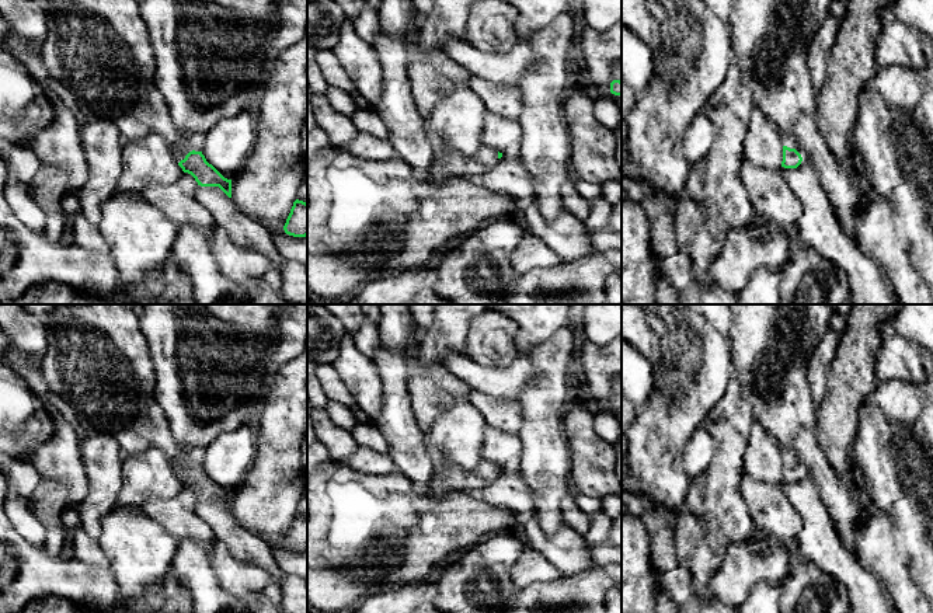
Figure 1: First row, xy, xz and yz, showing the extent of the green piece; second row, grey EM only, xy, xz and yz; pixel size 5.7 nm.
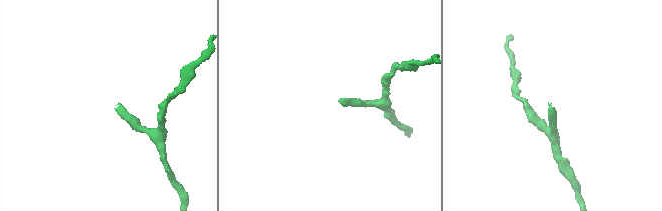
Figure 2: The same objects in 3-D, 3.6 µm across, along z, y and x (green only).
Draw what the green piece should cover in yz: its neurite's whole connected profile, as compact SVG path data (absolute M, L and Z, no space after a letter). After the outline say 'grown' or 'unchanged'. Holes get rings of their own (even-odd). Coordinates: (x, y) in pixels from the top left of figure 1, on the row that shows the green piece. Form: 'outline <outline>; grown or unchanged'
outline M781 132L780 136L783 143L781 167L797 168L803 161L803 157L801 157L803 146L797 142L796 137L793 137L788 133Z; grown

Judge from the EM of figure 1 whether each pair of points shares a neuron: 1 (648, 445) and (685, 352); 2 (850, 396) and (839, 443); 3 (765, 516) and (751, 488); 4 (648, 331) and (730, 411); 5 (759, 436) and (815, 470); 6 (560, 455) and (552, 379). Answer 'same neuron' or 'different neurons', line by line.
1: same neuron
2: same neuron
3: same neuron
4: different neurons
5: different neurons
6: same neuron

